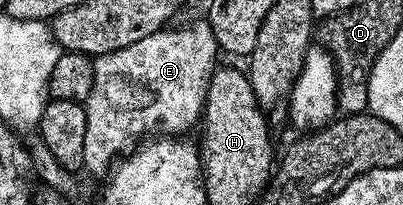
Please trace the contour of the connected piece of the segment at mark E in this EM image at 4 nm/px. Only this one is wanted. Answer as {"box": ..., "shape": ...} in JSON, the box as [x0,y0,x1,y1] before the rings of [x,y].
{"box":[84,21,219,174],"shape":[[[208,21],[169,30],[156,31],[143,37],[143,41],[135,41],[135,45],[93,59],[93,84],[84,102],[87,113],[84,170],[99,174],[105,167],[105,159],[120,156],[136,135],[146,134],[145,127],[149,133],[156,132],[153,131],[156,127],[166,127],[169,133],[185,133],[196,119],[198,122],[202,118],[205,88],[219,63],[215,33]]]}

